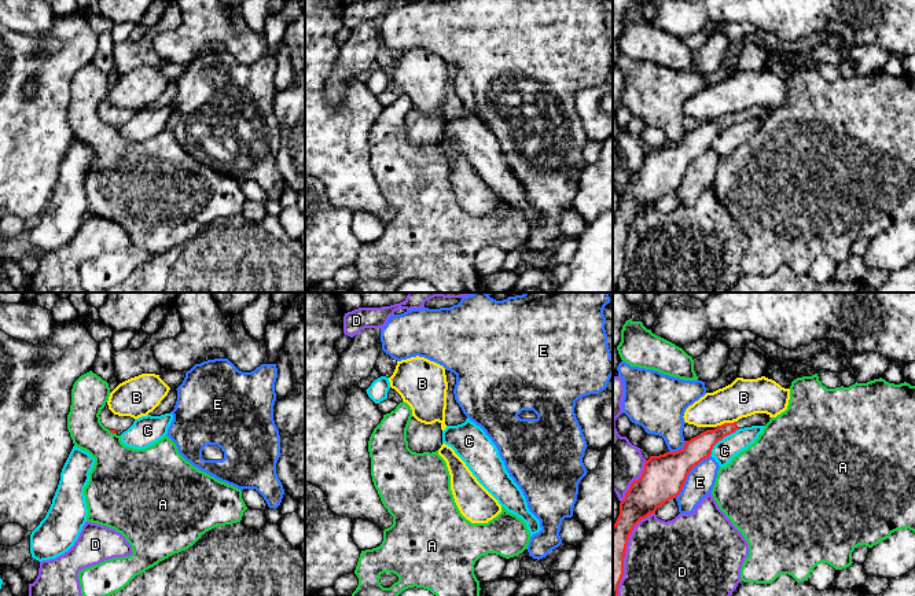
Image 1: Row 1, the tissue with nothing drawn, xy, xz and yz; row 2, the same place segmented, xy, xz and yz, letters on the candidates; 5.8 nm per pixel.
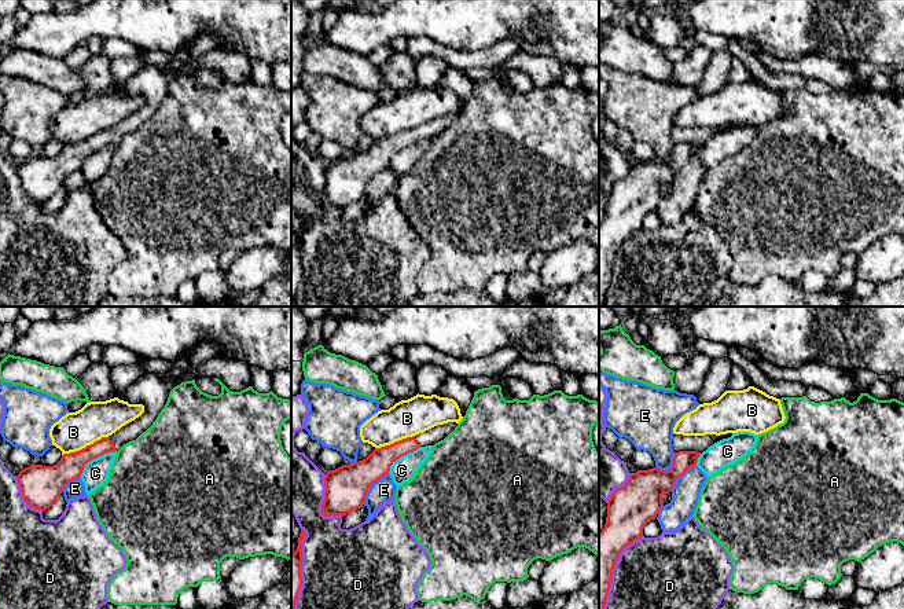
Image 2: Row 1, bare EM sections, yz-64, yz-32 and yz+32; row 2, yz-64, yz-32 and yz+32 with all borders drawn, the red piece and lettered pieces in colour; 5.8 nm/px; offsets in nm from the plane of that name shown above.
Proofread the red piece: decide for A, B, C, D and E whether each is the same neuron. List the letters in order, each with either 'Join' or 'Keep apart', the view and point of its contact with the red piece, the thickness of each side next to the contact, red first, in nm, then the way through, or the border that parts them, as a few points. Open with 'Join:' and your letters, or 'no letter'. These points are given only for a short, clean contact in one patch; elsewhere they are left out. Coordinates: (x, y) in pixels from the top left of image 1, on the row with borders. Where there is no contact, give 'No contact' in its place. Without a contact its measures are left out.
Join: no letter
A: Keep apart. Touches red at xy (113, 433). Thickness 20 nm (red) against 340 nm. Boundary: xy (109, 430), (116, 434)
B: Keep apart. Touches red at yz (727, 423). Thickness 140 nm (red) against 220 nm
C: Keep apart. Touches red at yz (721, 438). Thickness 140 nm (red) against 140 nm. Boundary: yz (739, 429), (724, 436), (709, 455)
D: Keep apart. Touches red at yz (625, 551). Thickness 170 nm (red) against 440 nm
E: Keep apart. Touches red at yz (687, 474). Thickness 260 nm (red) against 170 nm. Boundary: yz (709, 455), (691, 470), (683, 489), (673, 497)

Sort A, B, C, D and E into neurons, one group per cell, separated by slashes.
A / B / C / D / E

